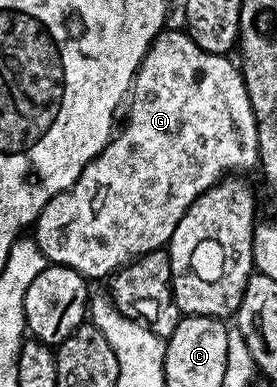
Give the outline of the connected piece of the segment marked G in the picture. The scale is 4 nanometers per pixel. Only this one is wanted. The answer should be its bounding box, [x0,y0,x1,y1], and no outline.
[32,30,260,282]

